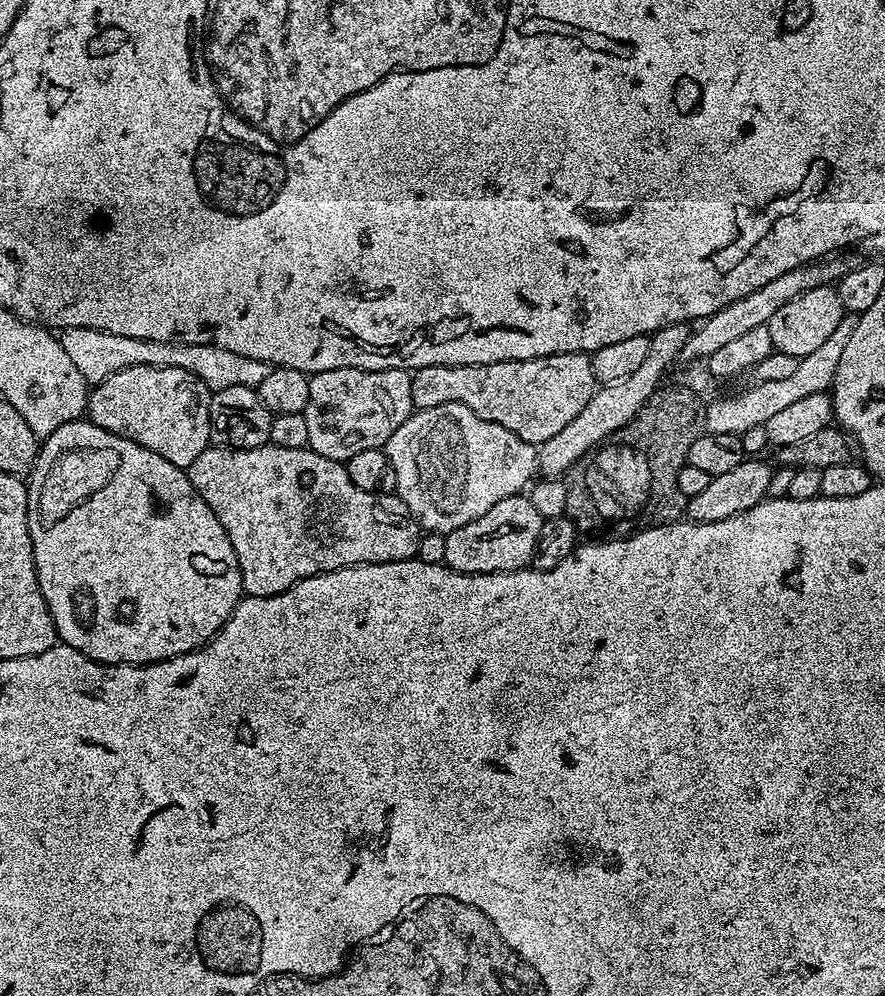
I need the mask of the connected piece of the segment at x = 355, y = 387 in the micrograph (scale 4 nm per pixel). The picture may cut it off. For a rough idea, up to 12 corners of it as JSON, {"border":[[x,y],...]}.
{"border":[[317,372],[308,447],[347,462],[412,415],[412,372]]}

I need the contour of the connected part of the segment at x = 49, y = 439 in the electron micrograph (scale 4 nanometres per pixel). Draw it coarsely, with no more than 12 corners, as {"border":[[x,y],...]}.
{"border":[[116,448],[108,492],[32,540],[57,637],[99,664],[203,648],[245,595],[187,471]]}

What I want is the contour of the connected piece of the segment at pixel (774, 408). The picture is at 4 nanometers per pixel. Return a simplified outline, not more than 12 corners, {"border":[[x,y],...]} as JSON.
{"border":[[844,316],[829,340],[779,382],[712,400],[711,435],[739,436],[809,394],[828,392],[854,334]]}

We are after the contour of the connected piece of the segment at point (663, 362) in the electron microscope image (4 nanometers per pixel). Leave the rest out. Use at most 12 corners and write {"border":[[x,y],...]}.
{"border":[[687,323],[648,341],[630,378],[597,387],[554,438],[539,445],[539,475],[563,477],[661,387],[680,360]]}

